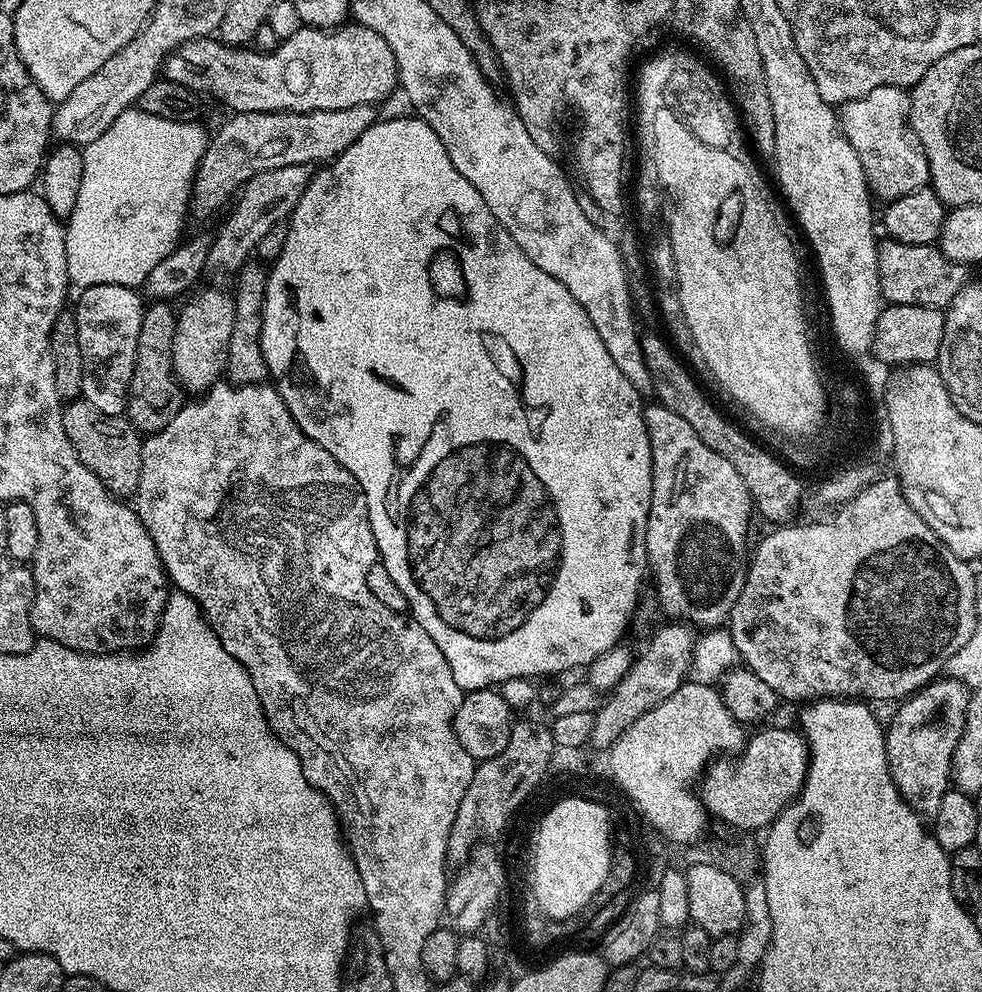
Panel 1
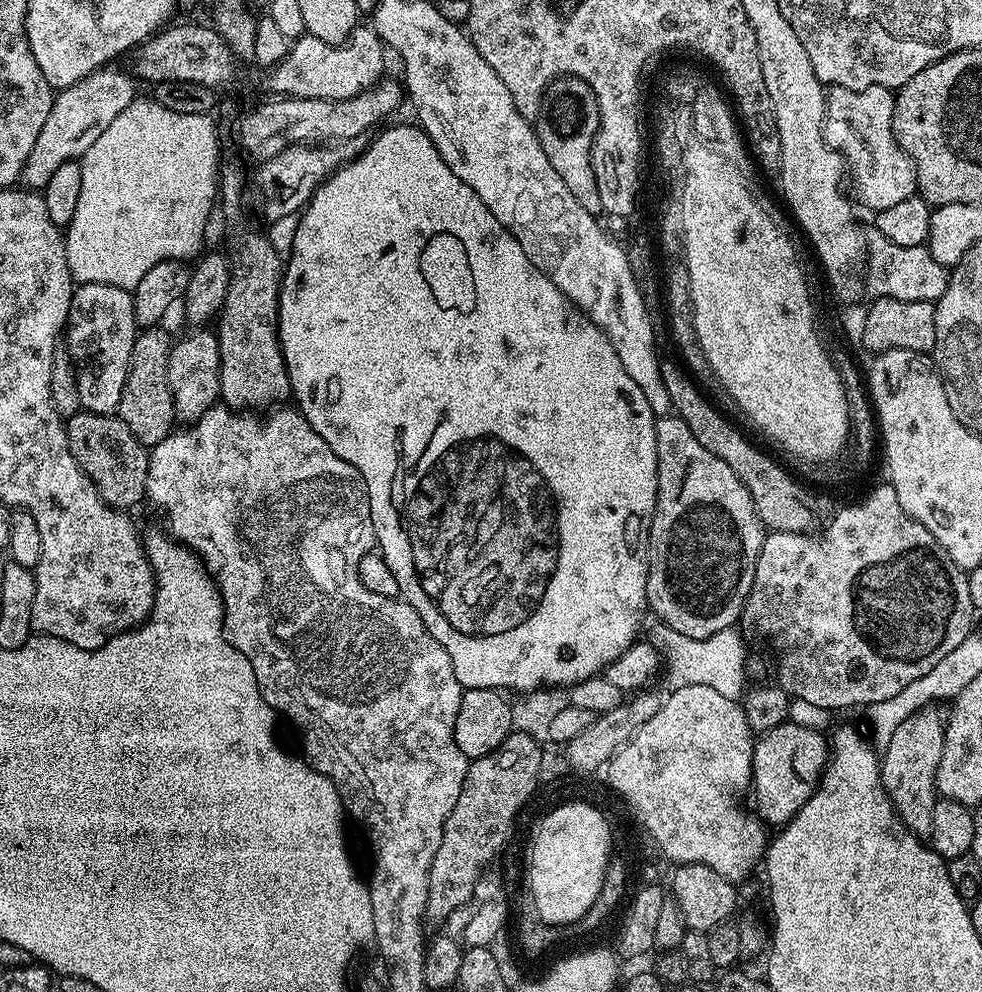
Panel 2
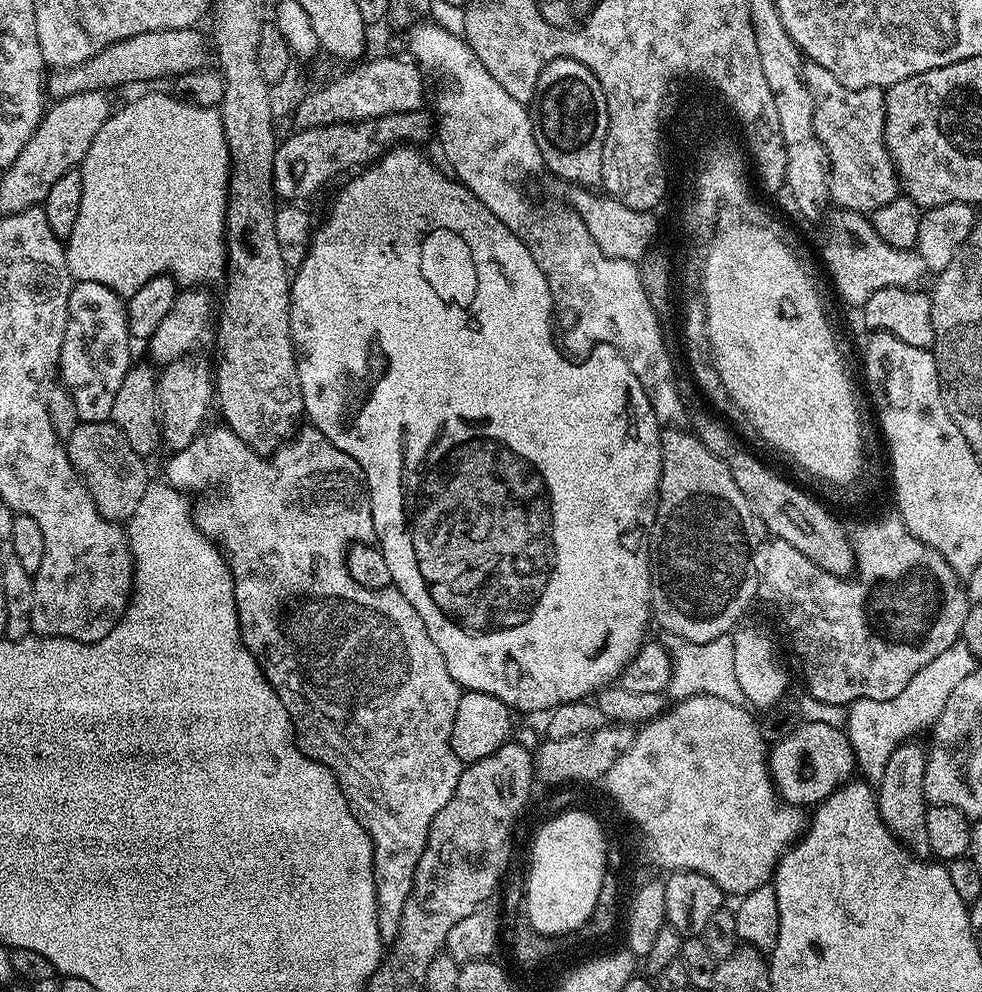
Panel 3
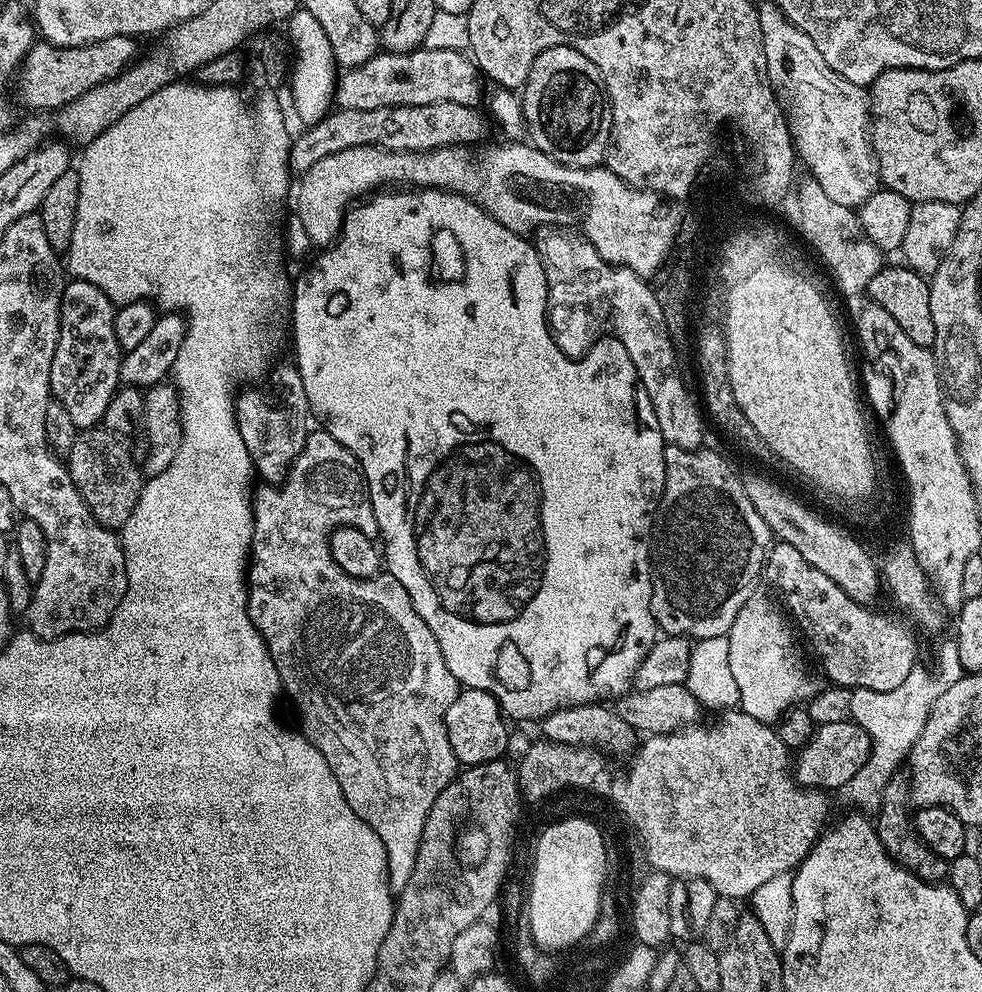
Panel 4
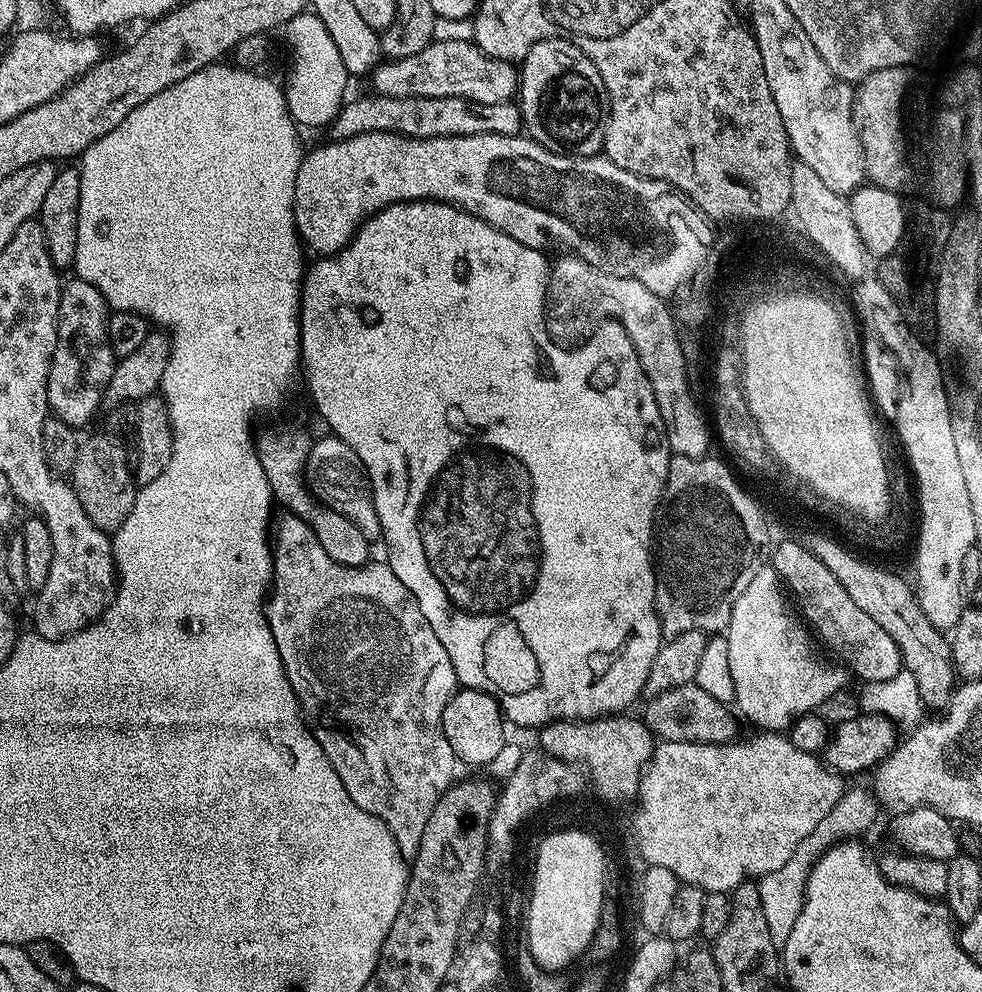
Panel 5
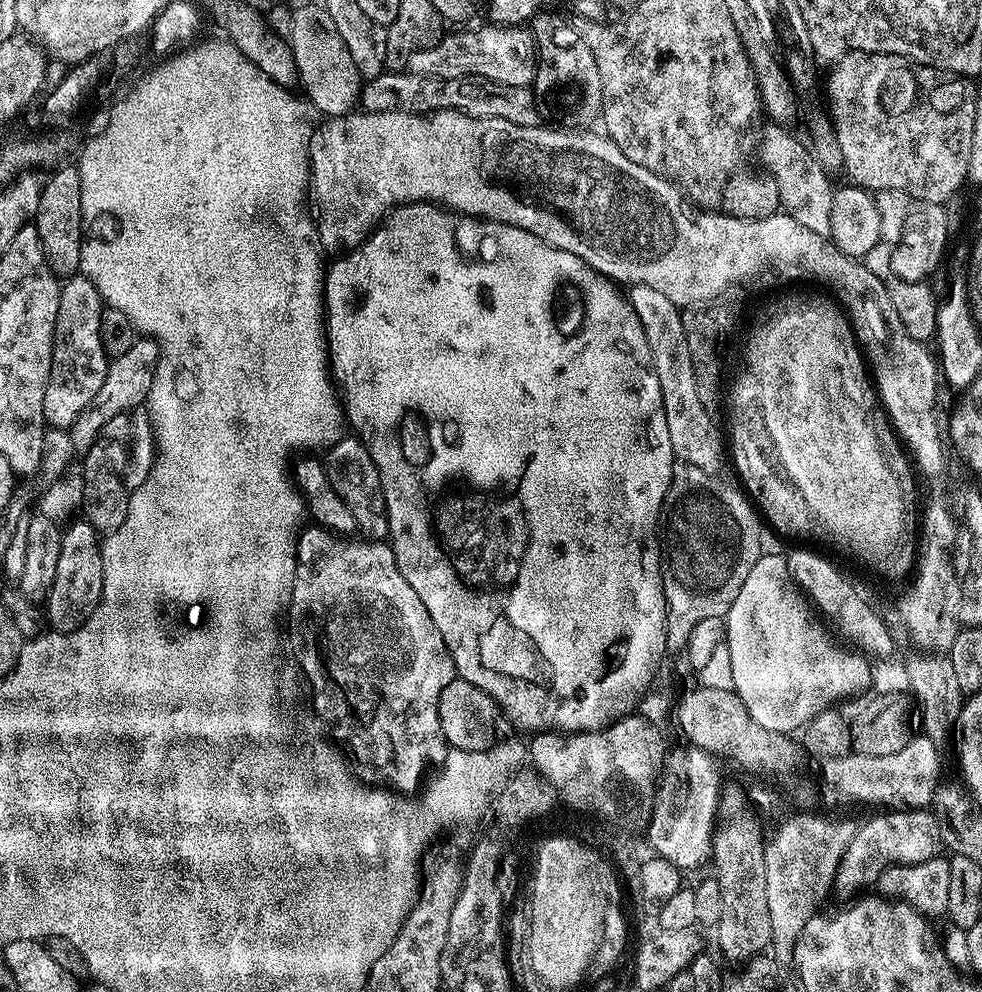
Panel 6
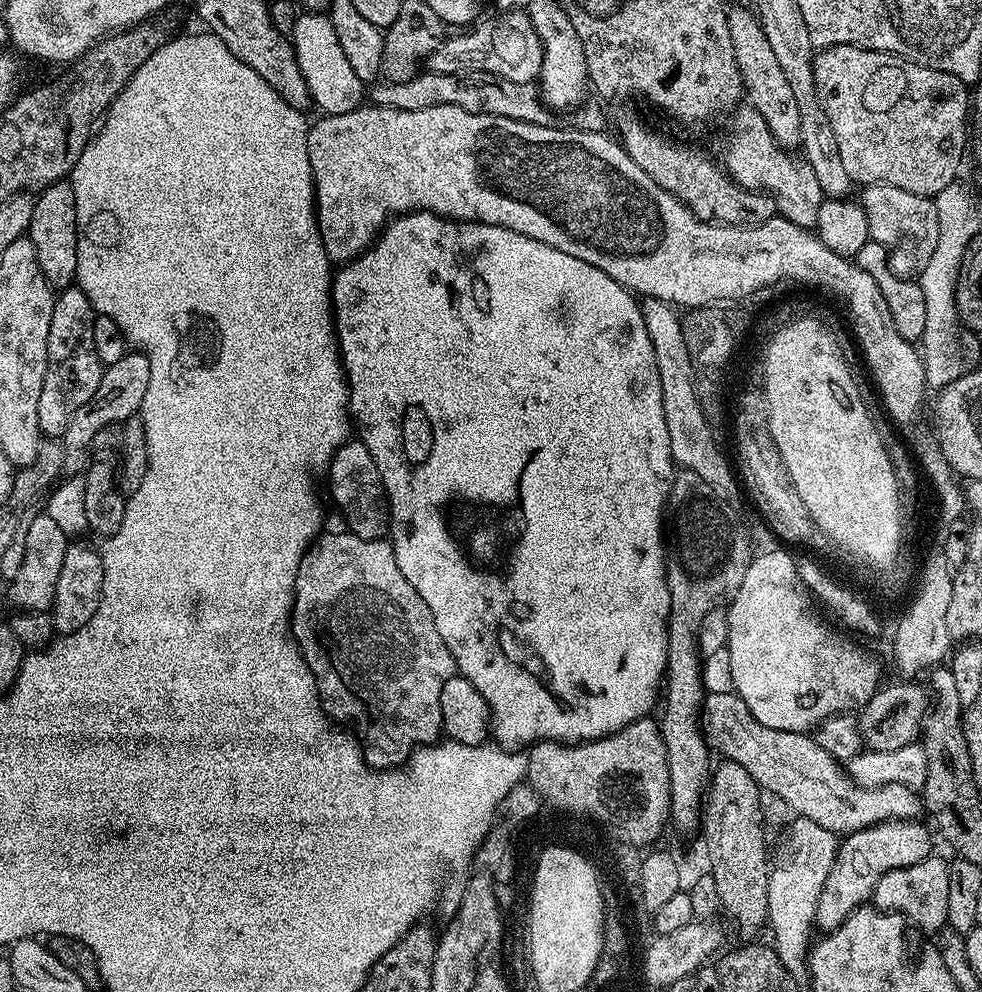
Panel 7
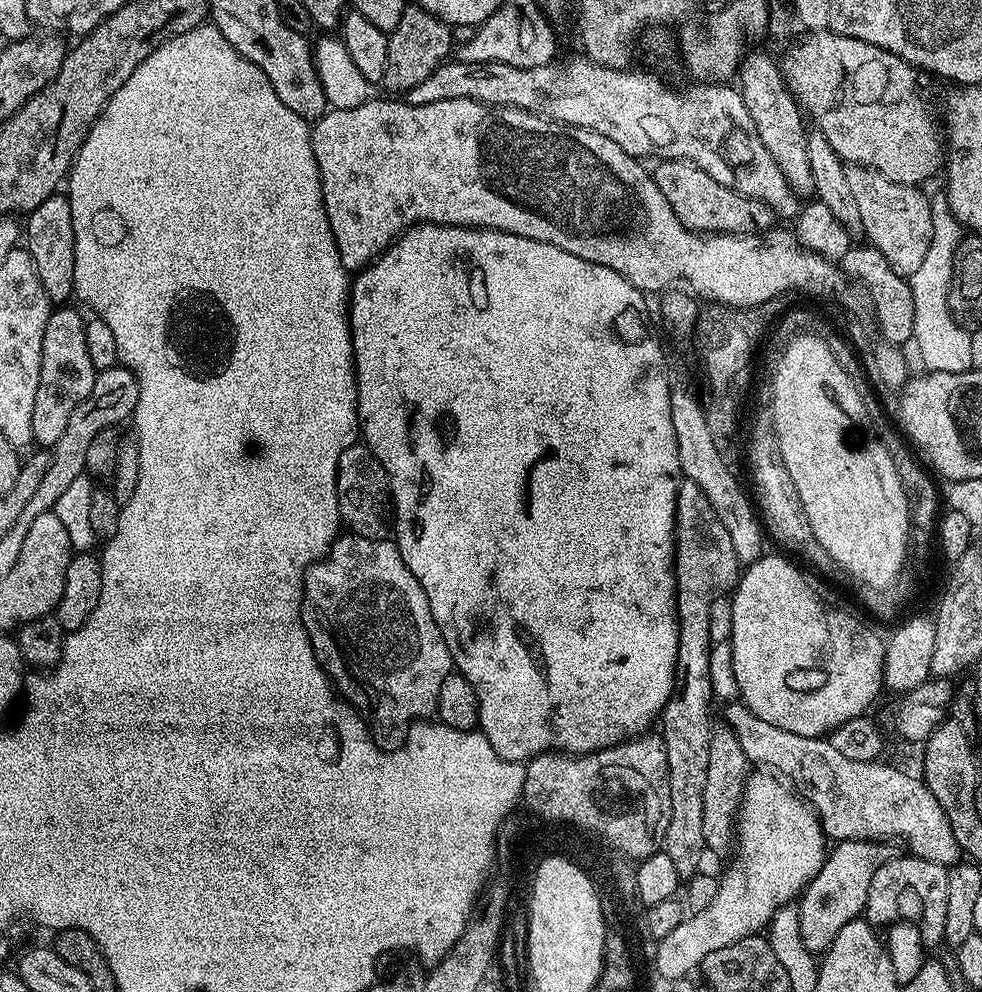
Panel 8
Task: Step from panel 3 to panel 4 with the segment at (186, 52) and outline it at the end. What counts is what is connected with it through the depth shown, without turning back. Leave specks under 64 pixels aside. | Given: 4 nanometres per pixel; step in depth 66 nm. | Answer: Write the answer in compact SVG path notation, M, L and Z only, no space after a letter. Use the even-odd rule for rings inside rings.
M130 36L102 38L77 48L56 48L47 42L33 43L18 69L20 100L28 110L58 110L63 104L82 98L94 86L122 74L137 59L137 41ZM52 108L52 109L48 109Z

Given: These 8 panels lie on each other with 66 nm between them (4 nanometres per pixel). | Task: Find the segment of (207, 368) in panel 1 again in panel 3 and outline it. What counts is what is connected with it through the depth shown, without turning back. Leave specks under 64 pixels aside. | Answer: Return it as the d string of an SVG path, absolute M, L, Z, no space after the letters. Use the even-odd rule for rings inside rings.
M184 355L163 365L156 377L156 397L160 411L160 438L163 447L169 453L177 452L186 447L196 435L201 433L204 414L208 410L208 403L214 400L214 380L211 375L204 376L200 364L191 360L191 355Z

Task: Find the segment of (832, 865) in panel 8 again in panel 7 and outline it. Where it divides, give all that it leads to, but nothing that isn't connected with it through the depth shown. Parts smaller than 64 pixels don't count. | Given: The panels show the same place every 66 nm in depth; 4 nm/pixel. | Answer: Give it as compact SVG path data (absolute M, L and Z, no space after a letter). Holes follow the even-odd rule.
M917 819L885 820L883 824L875 824L857 832L849 832L839 841L834 858L834 866L830 866L830 874L818 896L815 927L821 933L833 932L856 909L865 907L872 899L872 892L878 886L882 874L895 868L905 868L917 864L933 855L933 833Z

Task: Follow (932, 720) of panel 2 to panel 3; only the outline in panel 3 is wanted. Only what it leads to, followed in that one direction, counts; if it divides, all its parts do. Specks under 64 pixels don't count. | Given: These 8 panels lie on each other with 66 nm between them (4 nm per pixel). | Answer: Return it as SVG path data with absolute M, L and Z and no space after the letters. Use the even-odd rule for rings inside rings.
M916 743L899 744L894 754L890 754L890 762L886 762L886 774L882 774L875 789L876 805L890 834L894 834L894 838L919 860L928 860L932 856L930 838L926 838L926 814L930 805L924 799L928 753L923 743L921 745Z

